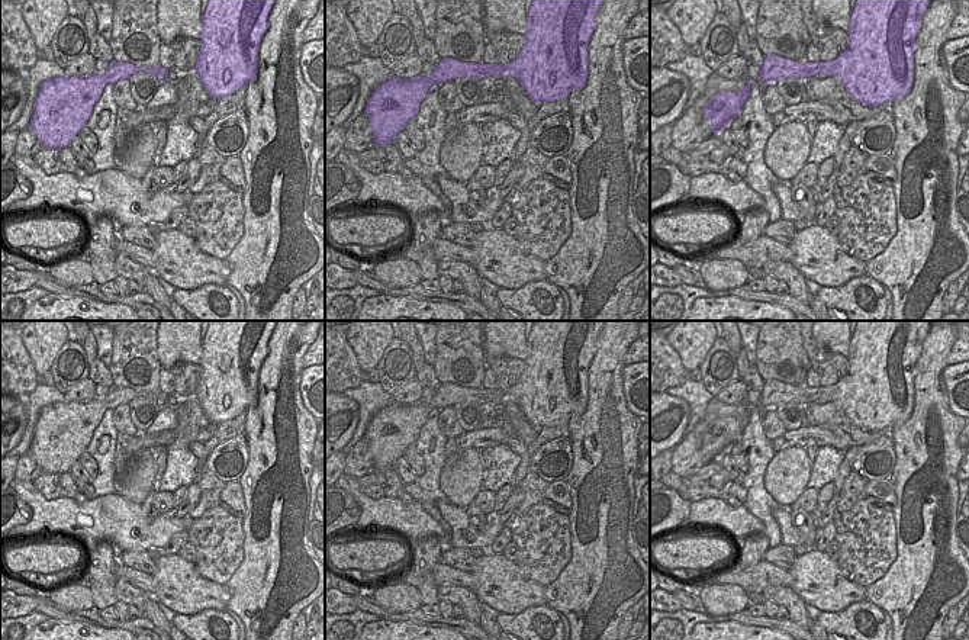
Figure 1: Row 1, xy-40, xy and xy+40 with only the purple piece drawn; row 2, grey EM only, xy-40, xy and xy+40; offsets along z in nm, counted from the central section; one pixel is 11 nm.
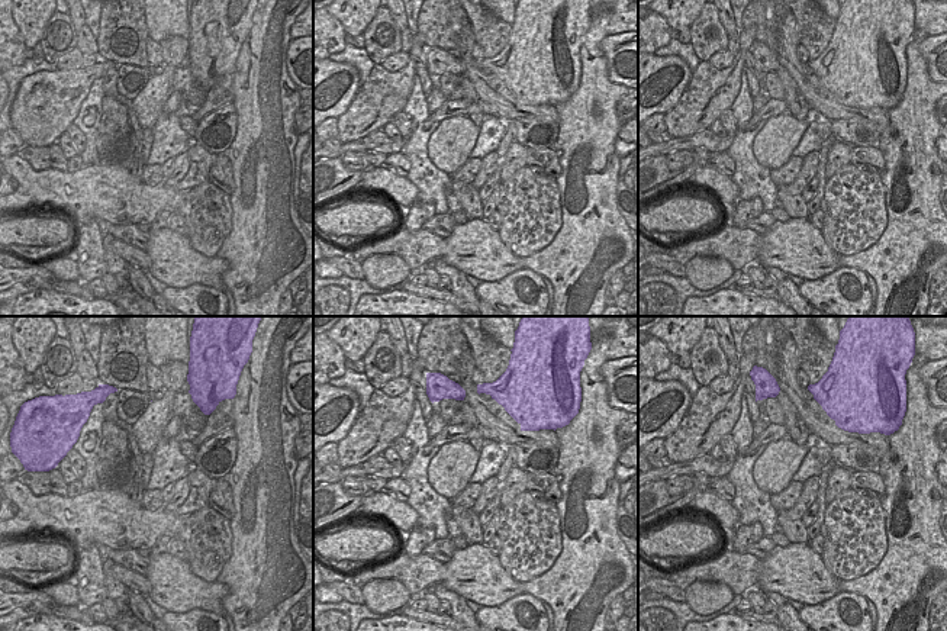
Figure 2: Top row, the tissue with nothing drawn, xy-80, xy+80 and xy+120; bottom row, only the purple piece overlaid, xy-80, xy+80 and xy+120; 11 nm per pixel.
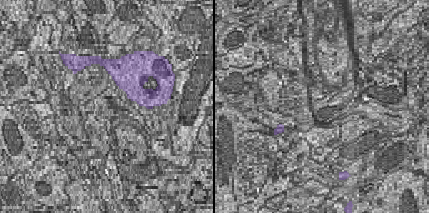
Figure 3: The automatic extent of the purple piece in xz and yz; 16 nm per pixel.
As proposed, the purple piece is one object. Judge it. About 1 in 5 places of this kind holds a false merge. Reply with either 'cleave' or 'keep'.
keep

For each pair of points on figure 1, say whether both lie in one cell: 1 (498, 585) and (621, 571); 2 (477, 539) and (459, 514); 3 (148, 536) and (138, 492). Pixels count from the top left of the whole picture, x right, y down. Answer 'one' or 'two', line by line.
1: two
2: one
3: two

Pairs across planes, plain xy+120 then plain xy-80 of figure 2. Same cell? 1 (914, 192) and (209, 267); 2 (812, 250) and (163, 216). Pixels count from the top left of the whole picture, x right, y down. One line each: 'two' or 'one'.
1: two
2: two

